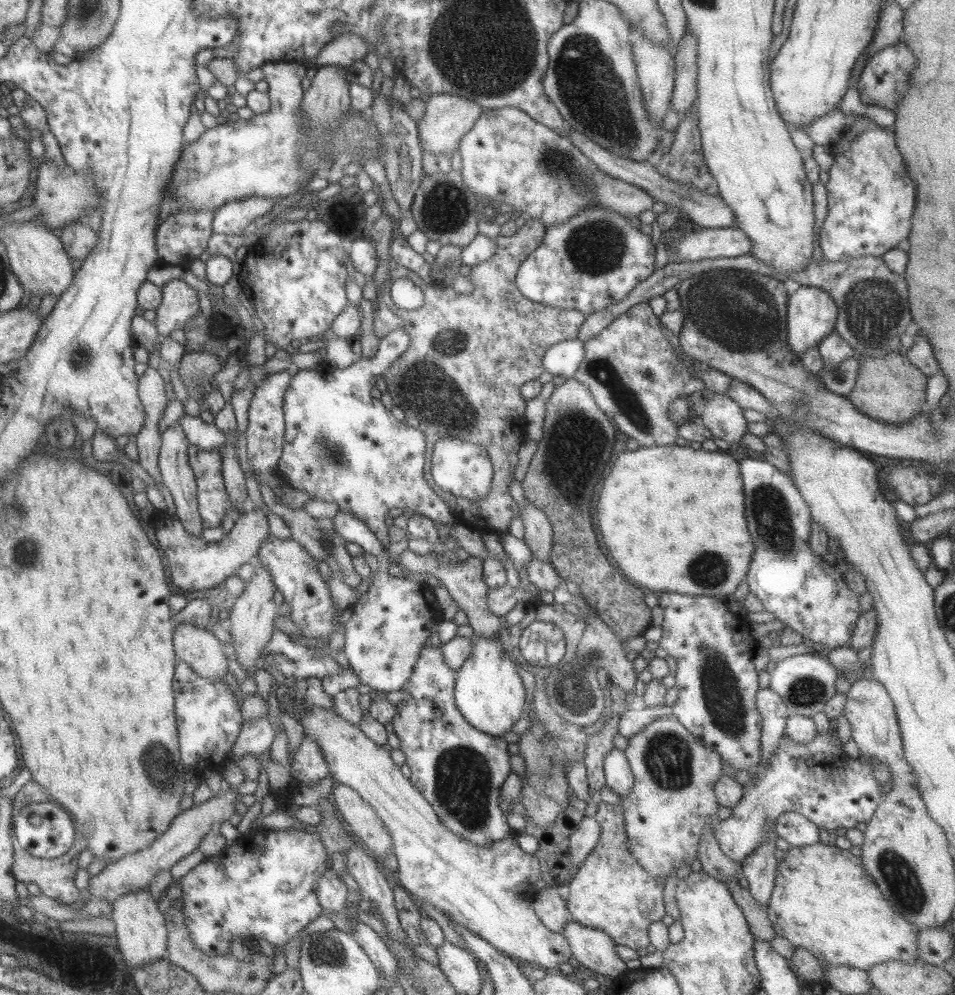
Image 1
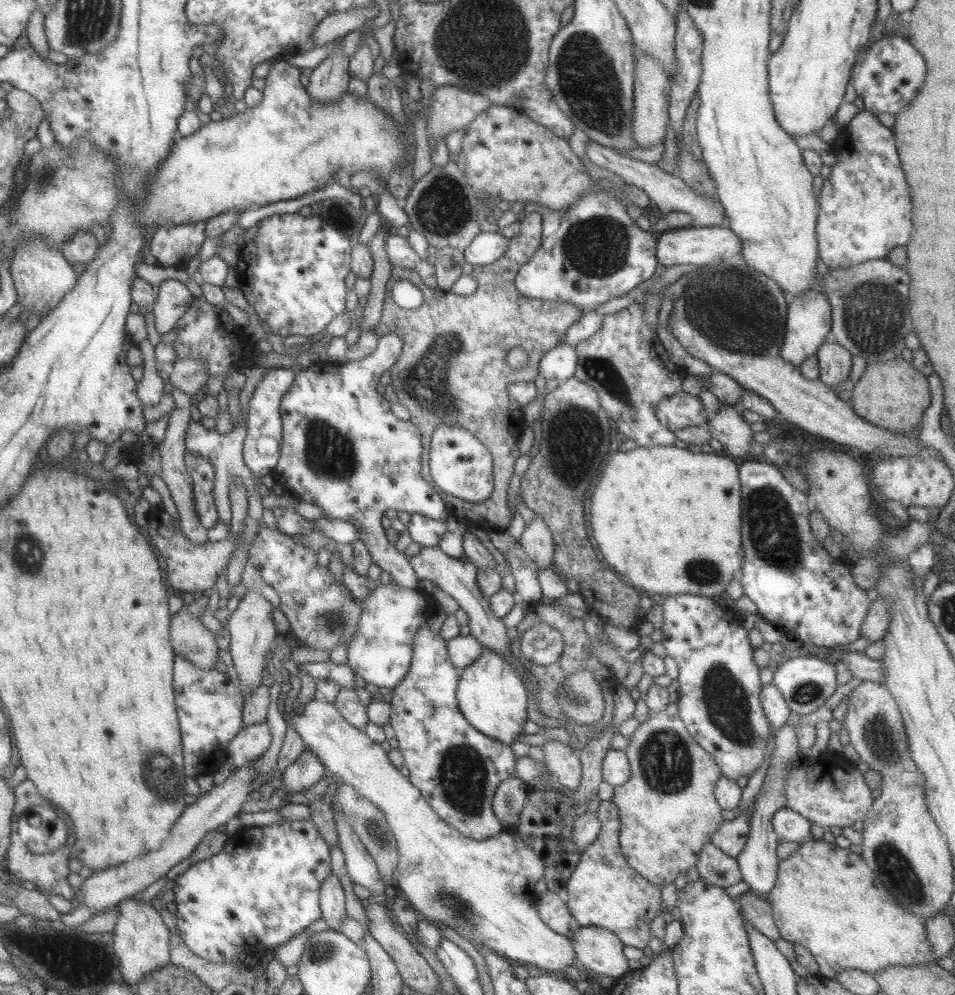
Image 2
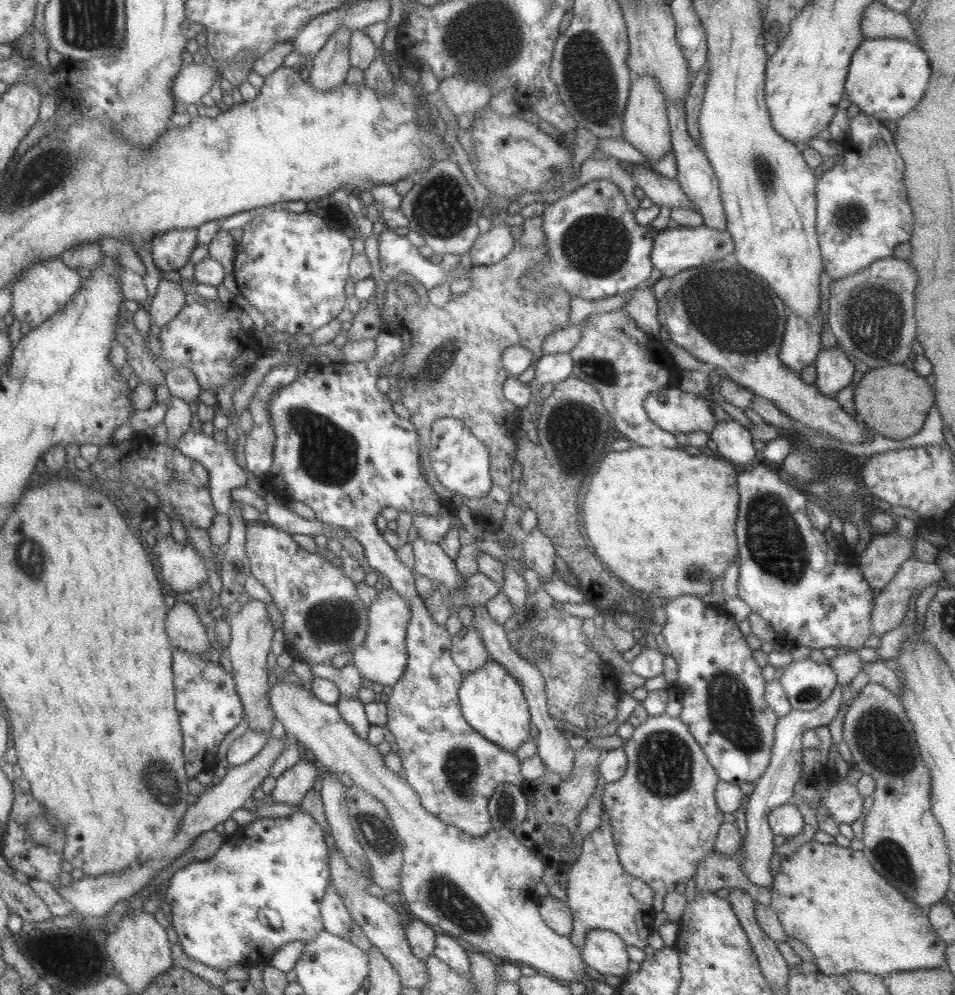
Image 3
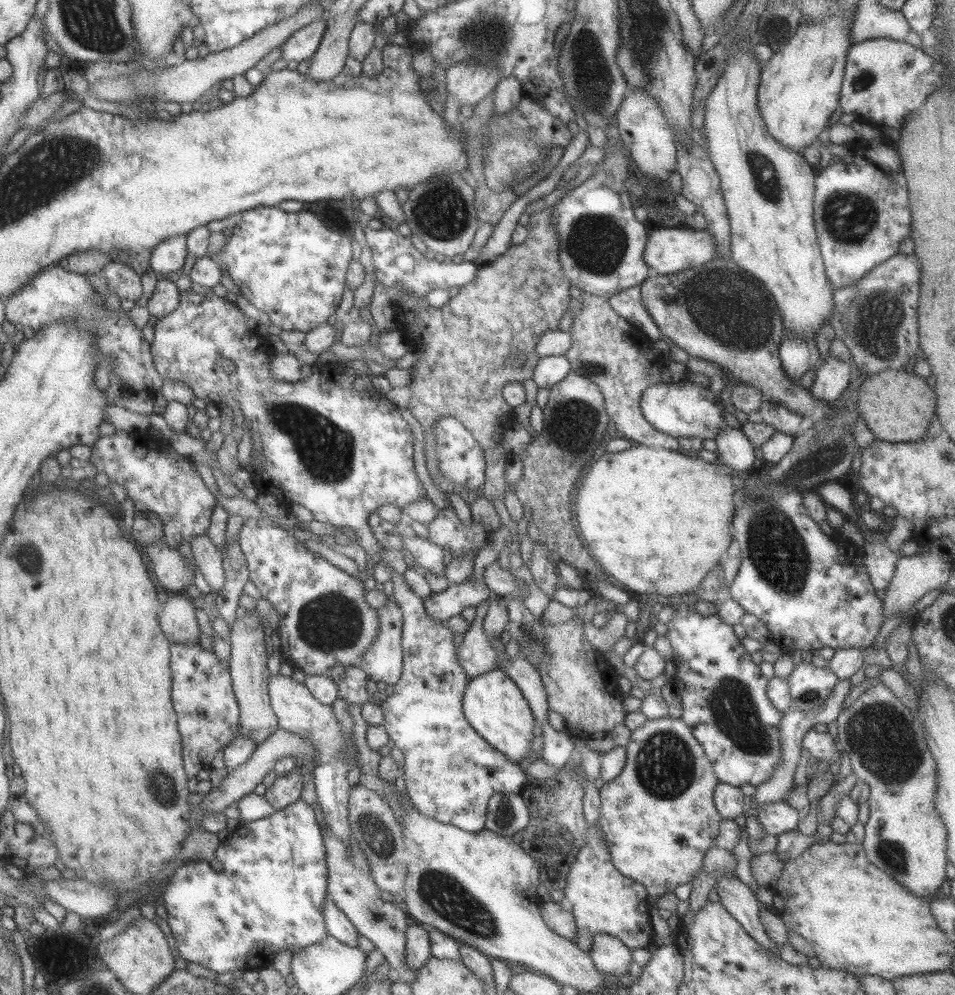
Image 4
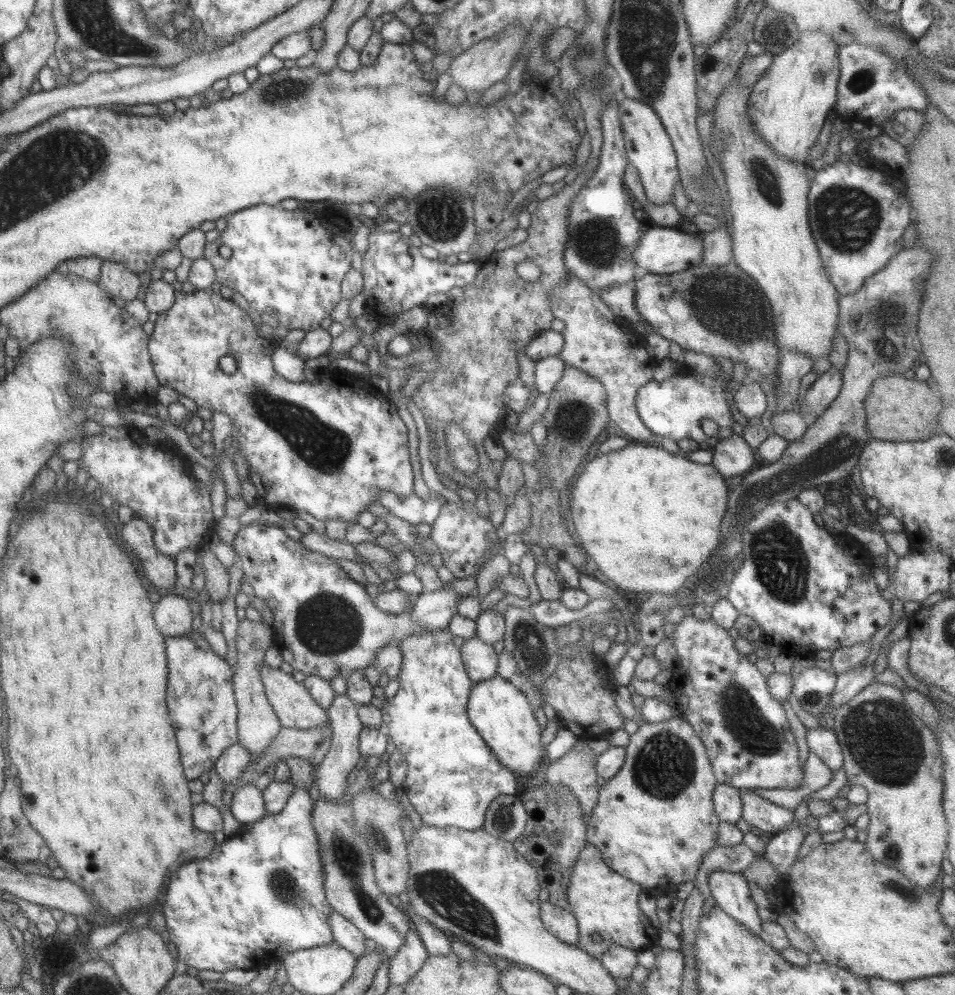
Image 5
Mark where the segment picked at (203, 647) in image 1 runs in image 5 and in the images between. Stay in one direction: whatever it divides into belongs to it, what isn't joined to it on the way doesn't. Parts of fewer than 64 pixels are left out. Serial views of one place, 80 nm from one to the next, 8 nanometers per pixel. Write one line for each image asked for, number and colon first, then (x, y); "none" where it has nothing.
2: (188, 638)
3: (184, 631)
4: (177, 621)
5: (172, 616)

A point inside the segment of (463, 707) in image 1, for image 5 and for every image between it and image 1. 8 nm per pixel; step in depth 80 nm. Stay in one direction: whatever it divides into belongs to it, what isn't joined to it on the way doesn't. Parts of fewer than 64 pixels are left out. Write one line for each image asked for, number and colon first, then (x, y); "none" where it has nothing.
2: (490, 695)
3: (492, 703)
4: (493, 706)
5: (502, 716)

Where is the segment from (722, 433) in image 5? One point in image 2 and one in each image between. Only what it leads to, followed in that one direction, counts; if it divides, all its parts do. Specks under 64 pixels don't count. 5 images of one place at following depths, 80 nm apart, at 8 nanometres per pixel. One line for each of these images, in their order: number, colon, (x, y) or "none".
2: (678, 410)
3: (673, 410)
4: (679, 408)

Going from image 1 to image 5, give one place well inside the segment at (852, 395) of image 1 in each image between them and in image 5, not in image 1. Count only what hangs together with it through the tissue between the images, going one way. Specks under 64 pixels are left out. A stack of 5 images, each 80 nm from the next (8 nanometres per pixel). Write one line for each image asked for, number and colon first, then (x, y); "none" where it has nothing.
2: (892, 394)
3: (893, 401)
4: (897, 406)
5: (897, 409)

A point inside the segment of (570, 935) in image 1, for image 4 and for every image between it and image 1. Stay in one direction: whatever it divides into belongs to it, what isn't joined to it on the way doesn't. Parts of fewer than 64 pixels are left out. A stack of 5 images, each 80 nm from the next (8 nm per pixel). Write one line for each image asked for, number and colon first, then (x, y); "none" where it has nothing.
2: (599, 950)
3: (604, 951)
4: (609, 955)

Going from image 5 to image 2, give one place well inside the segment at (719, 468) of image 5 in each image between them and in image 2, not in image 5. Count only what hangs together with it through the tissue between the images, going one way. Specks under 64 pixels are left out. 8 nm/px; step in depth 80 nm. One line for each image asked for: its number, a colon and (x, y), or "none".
2: (727, 426)
3: (733, 441)
4: (733, 450)

